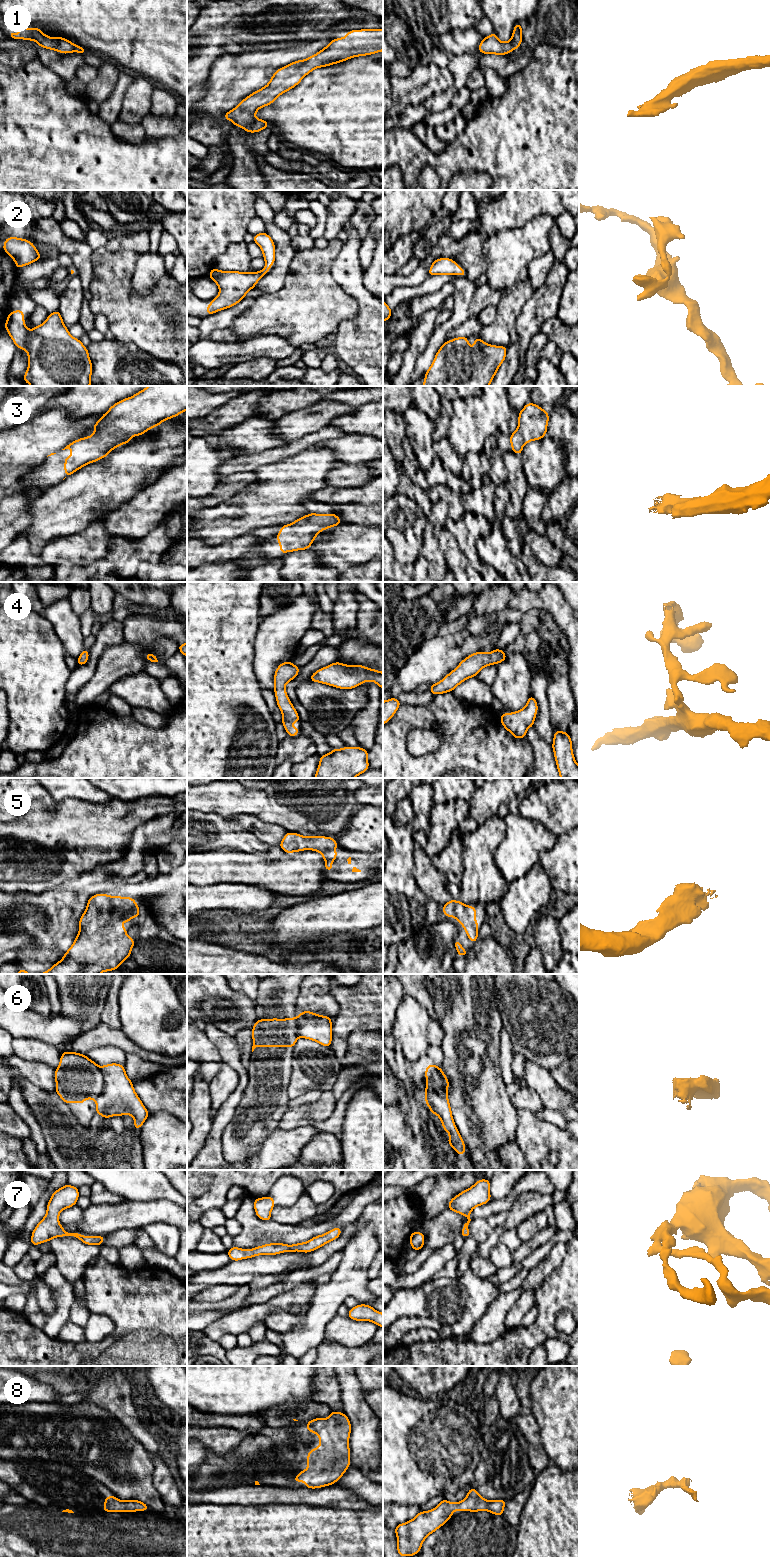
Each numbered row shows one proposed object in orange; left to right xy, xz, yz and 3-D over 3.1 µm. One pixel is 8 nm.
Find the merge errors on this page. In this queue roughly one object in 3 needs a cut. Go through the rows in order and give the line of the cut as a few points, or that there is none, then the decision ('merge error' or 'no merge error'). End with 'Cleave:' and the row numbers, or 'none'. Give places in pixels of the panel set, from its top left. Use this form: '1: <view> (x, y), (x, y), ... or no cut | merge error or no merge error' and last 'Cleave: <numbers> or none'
1: no cut | no merge error
2: no cut | no merge error
3: no cut | no merge error
4: no cut | no merge error
5: no cut | no merge error
6: xy (100, 1067), (103, 1077), (103, 1088), (95, 1100) | merge error
7: no cut | no merge error
8: no cut | no merge error
Cleave: 6

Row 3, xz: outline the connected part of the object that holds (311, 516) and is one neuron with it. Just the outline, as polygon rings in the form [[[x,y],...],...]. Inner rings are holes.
[[[310,513],[298,518],[292,524],[282,525],[276,535],[276,540],[280,544],[280,554],[307,550],[322,530],[341,523],[343,521],[334,513]]]

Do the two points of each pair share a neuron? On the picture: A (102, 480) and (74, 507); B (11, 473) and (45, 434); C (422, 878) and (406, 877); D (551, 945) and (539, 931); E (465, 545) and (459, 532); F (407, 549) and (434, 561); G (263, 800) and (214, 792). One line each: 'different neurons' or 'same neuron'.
A: same neuron
B: same neuron
C: different neurons
D: same neuron
E: same neuron
F: different neurons
G: same neuron

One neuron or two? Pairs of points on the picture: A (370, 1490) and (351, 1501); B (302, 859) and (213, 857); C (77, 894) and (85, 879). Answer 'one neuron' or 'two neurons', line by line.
A: two neurons
B: one neuron
C: two neurons

